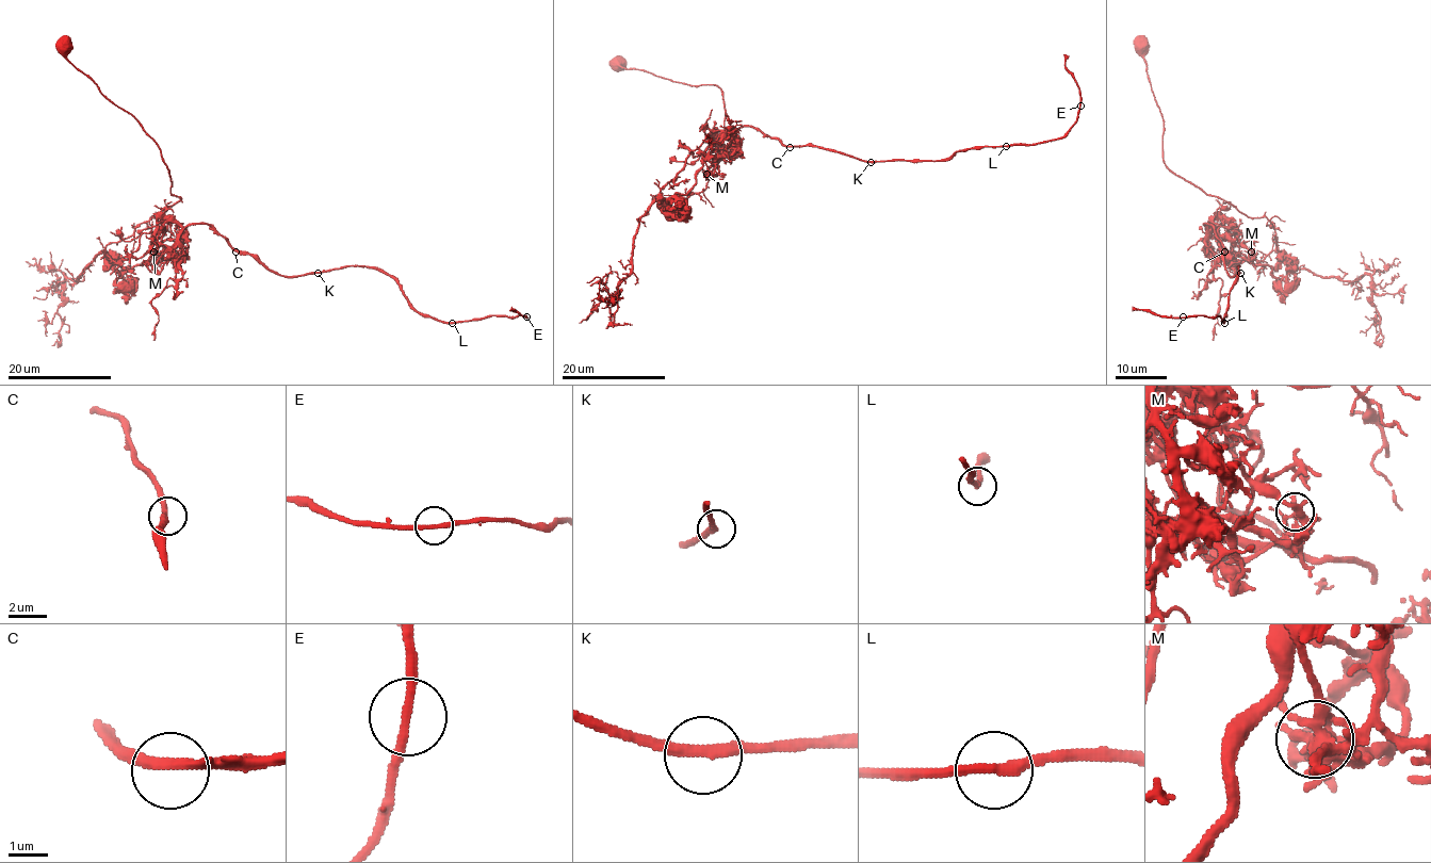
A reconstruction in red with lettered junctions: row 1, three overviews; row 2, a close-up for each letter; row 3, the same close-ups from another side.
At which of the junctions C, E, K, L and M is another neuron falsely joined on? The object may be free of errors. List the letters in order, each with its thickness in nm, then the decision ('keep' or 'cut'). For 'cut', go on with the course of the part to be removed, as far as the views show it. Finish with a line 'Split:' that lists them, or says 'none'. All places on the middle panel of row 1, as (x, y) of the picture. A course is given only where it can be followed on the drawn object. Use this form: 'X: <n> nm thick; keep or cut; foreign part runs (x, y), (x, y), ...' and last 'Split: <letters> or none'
C: 320 nm thick; keep
E: 220 nm thick; keep
K: 280 nm thick; keep
L: 280 nm thick; keep
M: 300 nm thick; cut; foreign part runs (706, 173), (719, 130), (711, 131), (708, 147), (690, 153), (639, 220), (630, 274), (615, 302), (605, 299)
Split: M

